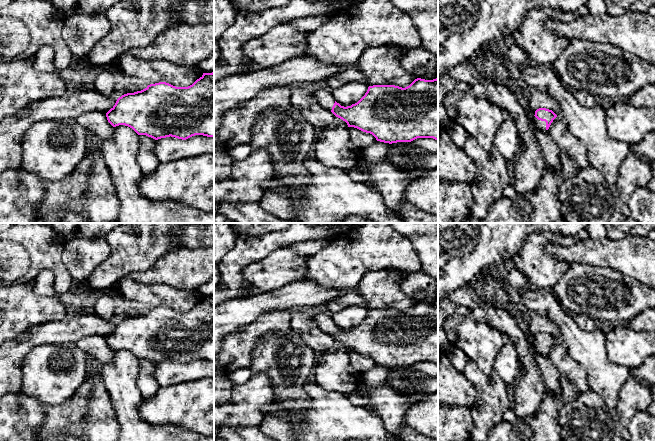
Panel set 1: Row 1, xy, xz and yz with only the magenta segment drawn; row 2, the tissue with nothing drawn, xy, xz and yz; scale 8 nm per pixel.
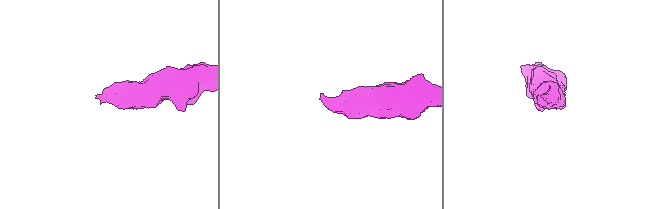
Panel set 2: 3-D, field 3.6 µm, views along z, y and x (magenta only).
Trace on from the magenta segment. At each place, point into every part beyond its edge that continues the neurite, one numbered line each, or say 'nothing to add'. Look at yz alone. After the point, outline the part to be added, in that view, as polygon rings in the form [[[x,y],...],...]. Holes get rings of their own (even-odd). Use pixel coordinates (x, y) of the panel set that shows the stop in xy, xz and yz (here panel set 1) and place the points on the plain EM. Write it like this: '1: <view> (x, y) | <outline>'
1: yz (541, 349) | [[[534,341],[534,348],[535,350],[540,354],[546,354],[546,346],[538,344],[536,341]]]

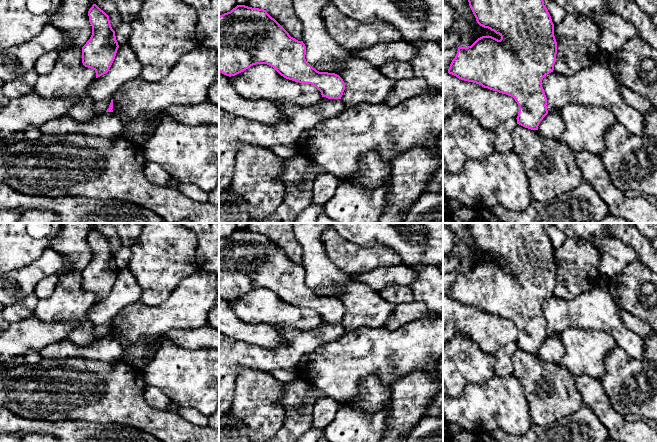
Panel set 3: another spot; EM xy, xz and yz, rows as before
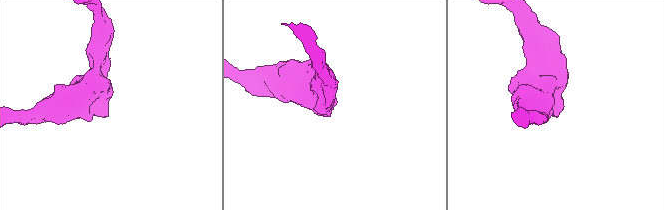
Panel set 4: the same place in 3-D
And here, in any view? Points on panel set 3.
nothing to add

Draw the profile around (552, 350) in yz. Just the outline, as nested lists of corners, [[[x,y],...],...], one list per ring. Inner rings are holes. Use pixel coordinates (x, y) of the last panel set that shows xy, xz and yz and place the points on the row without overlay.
[[[548,337],[538,350],[538,356],[542,360],[552,363],[559,363],[564,353],[564,345],[559,337]]]

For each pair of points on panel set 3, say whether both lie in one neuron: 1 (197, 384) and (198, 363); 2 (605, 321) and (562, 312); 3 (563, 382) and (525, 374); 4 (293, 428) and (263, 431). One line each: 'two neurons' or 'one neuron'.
1: one neuron
2: one neuron
3: one neuron
4: two neurons

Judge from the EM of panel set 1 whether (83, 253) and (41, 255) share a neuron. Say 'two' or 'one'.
two

